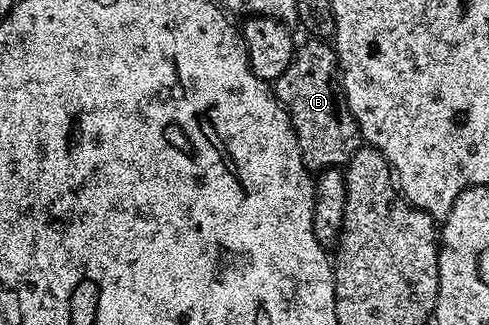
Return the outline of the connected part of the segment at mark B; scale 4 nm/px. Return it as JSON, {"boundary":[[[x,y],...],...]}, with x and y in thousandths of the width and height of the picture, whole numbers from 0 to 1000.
{"boundary":[[[630,114],[628,132],[605,151],[599,185],[583,222],[562,243],[558,274],[564,302],[577,320],[587,354],[595,360],[595,391],[603,400],[603,428],[630,526],[650,529],[671,523],[683,511],[708,514],[710,495],[734,465],[738,428],[734,397],[722,369],[722,345],[714,345],[714,320],[701,292],[701,243],[693,225],[693,178],[685,166],[685,145],[675,126],[658,117]]]}

